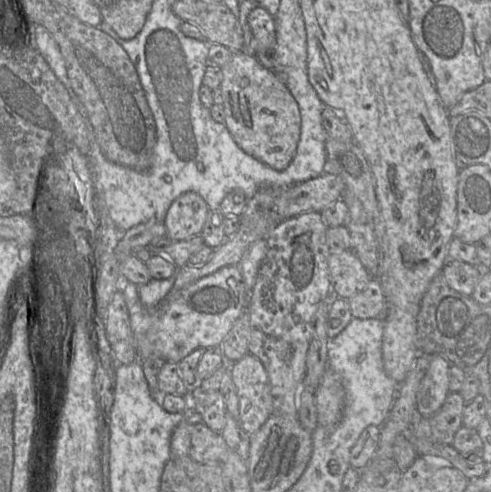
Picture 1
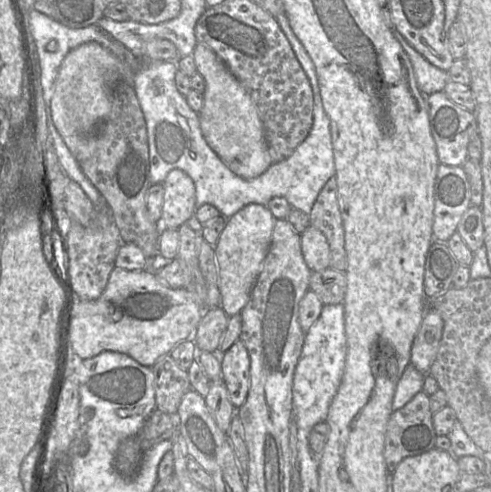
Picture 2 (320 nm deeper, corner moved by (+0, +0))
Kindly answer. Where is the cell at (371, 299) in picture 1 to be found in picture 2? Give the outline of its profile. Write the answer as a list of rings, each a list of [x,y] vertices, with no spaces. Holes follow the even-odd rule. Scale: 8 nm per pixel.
[[[331,267],[312,271],[309,288],[316,293],[324,305],[343,303],[347,290],[345,271],[338,271]]]

